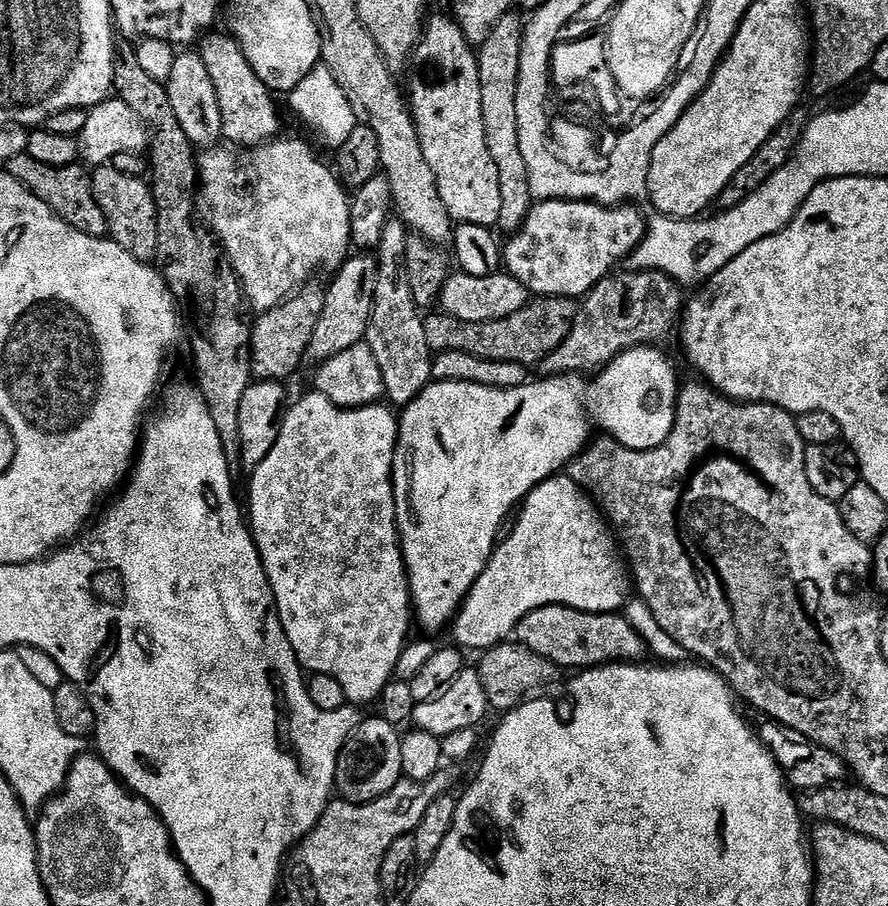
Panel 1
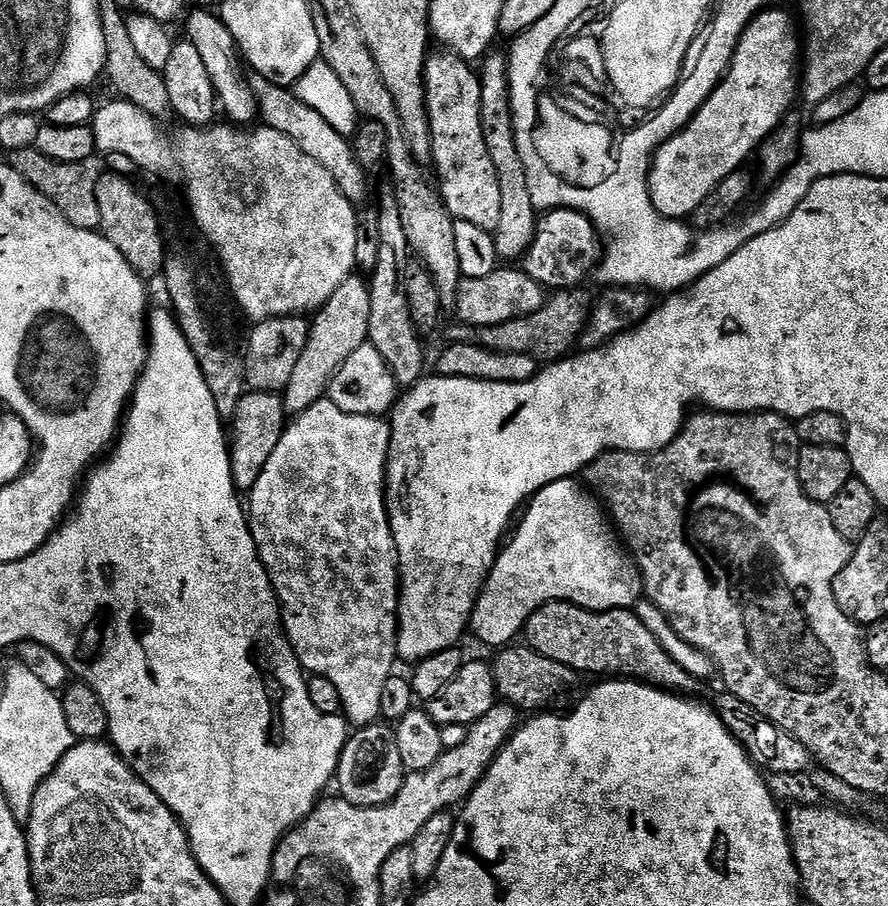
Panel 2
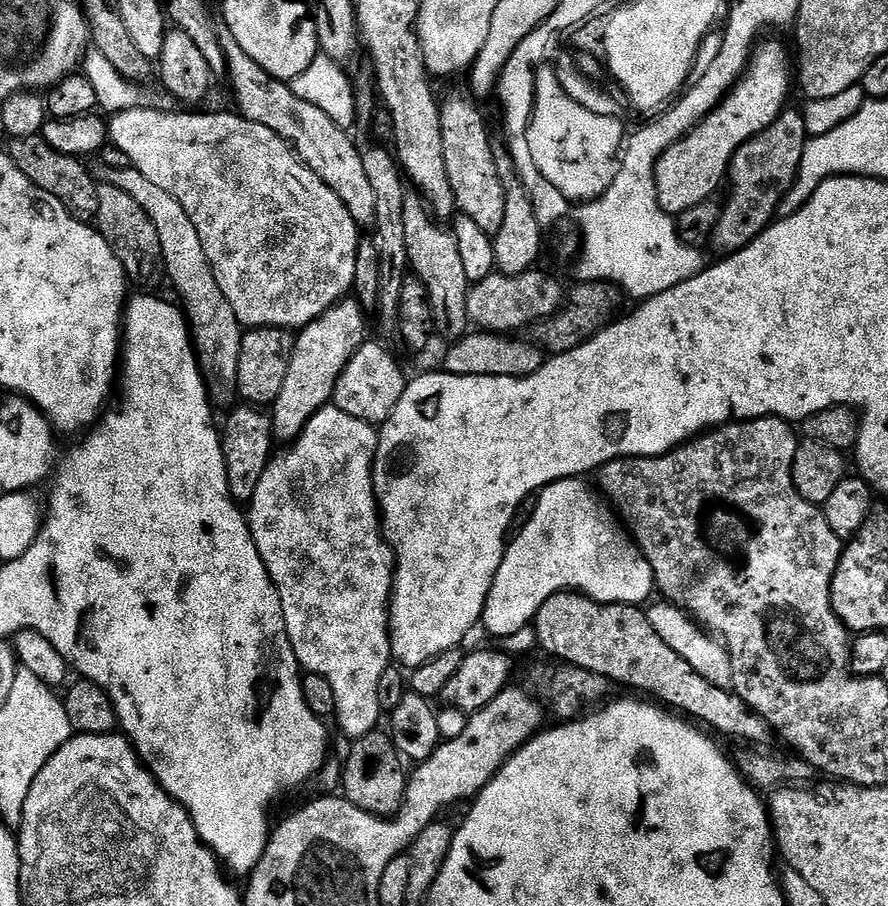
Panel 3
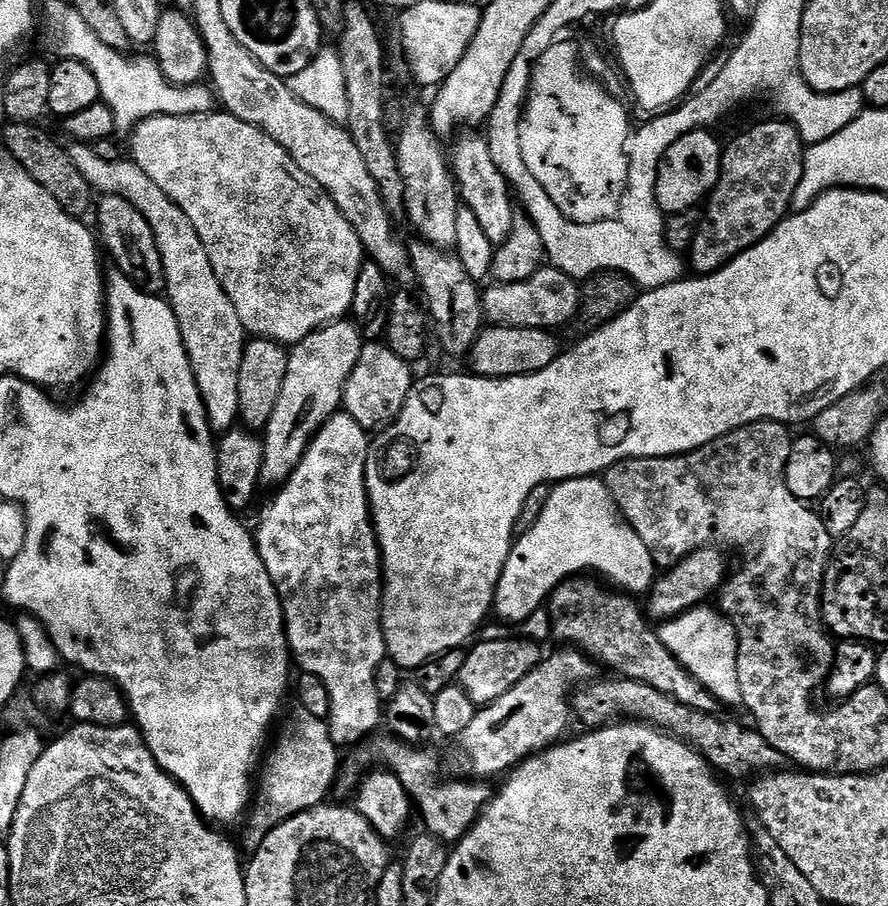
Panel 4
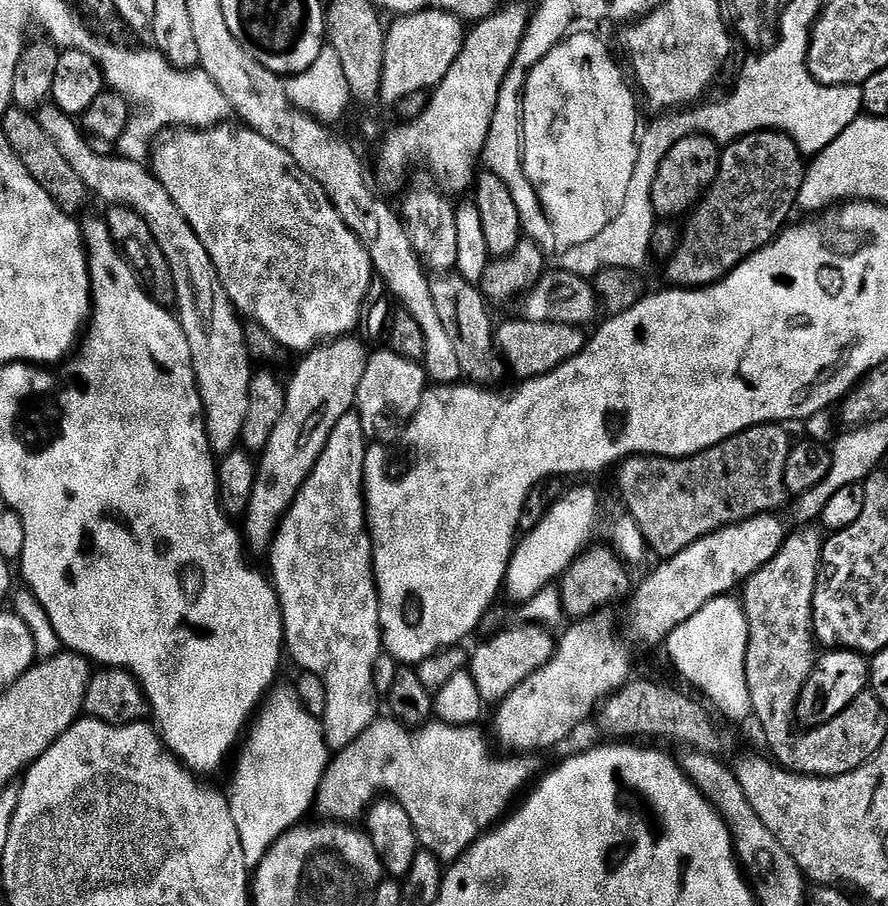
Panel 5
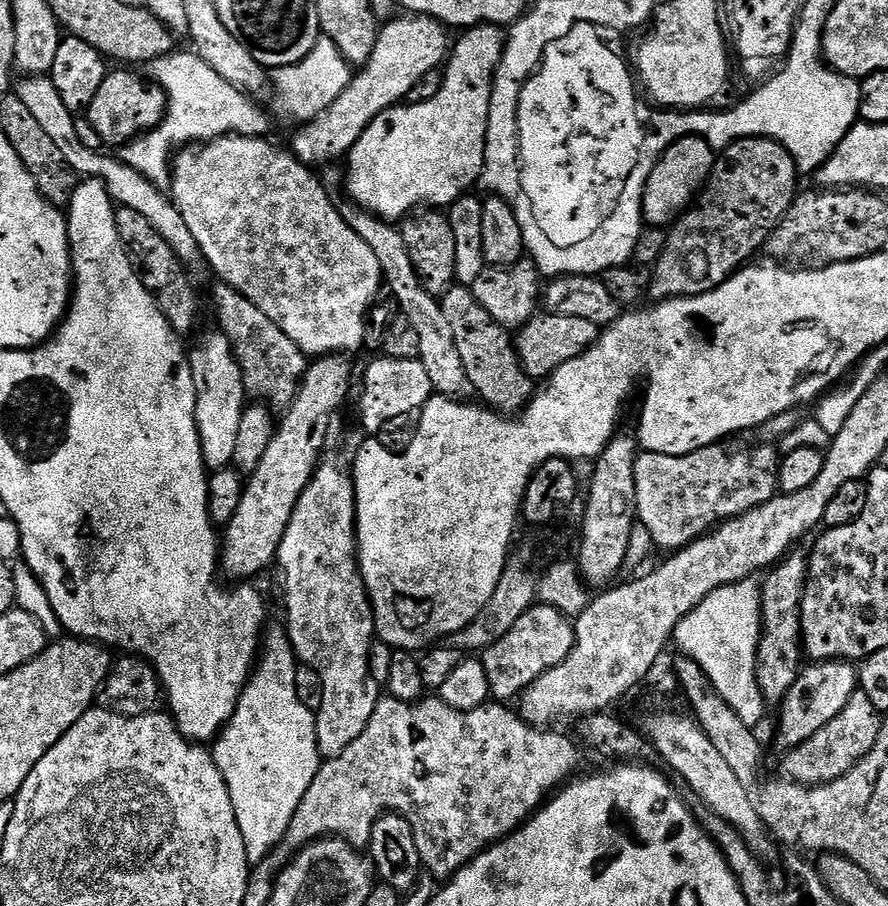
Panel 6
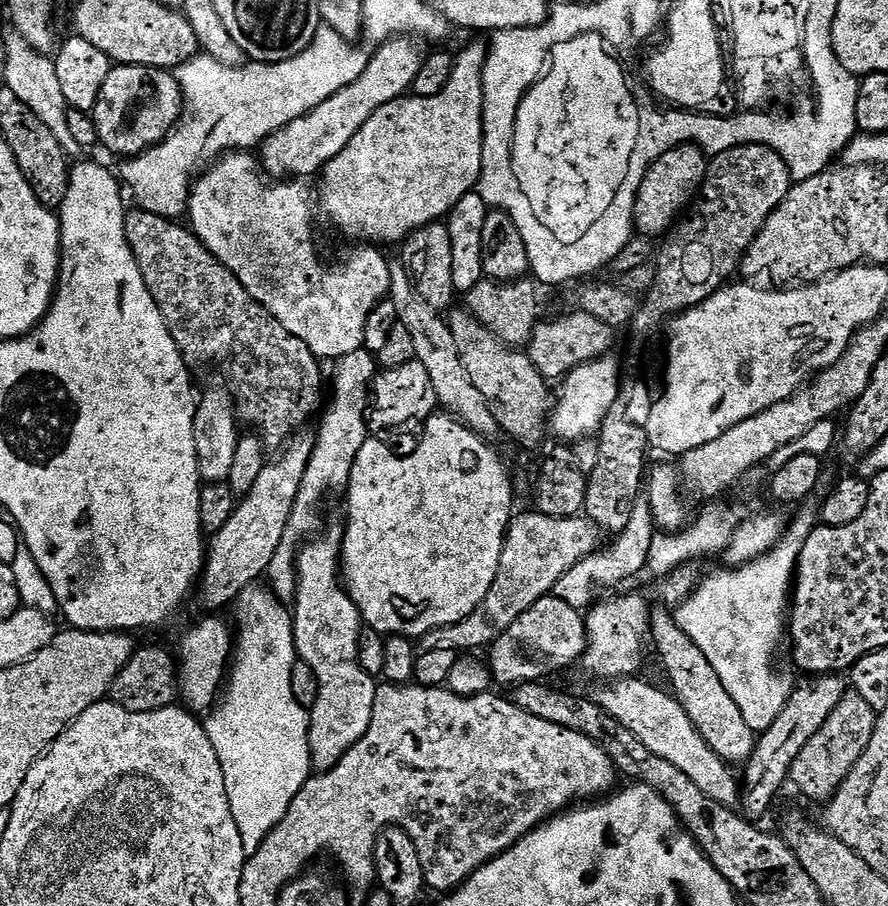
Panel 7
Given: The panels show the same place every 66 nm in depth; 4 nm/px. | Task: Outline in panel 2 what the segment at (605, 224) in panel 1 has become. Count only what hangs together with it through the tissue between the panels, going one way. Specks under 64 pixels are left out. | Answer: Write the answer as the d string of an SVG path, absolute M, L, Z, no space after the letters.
M553 208L539 217L534 242L522 258L522 271L545 290L575 288L593 275L602 255L602 237L590 217L573 208Z

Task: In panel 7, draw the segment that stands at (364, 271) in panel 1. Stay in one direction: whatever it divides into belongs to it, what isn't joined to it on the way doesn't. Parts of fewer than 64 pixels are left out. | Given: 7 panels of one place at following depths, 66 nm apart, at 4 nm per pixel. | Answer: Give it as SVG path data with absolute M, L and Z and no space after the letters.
M301 430L291 437L279 453L281 456L265 463L250 494L244 496L237 503L234 514L230 514L230 522L226 522L222 530L211 533L204 557L204 571L198 581L201 602L212 608L208 610L220 610L216 608L224 608L227 604L228 607L235 605L241 594L253 587L259 576L261 578L267 573L278 546L282 545L282 536L315 446L316 436L308 430Z

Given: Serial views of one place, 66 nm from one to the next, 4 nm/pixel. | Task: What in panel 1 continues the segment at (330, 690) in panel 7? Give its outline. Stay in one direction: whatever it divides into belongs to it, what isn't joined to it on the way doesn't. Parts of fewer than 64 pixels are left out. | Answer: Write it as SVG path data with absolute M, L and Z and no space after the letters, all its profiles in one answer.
M309 392L309 396L302 397L297 404L295 401L285 411L282 430L278 434L278 442L274 442L274 450L270 450L270 454L266 454L266 462L262 462L262 466L258 466L256 471L251 473L252 489L248 492L249 508L247 504L246 512L250 517L252 537L256 539L256 549L262 558L266 578L276 599L276 613L280 615L284 633L286 638L290 638L290 646L301 669L337 679L345 691L349 705L365 706L364 704L370 703L371 700L372 703L379 701L382 690L388 685L388 681L393 679L398 658L404 653L410 640L408 623L411 625L414 620L412 592L408 588L408 571L400 549L400 532L396 529L396 503L392 489L392 463L398 420L391 407L380 408L379 403L371 404L368 408L340 408L321 392Z

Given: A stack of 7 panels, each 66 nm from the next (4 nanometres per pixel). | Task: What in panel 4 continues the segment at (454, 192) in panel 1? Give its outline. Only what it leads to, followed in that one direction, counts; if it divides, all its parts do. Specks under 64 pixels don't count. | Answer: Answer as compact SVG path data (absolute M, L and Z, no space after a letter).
M483 135L462 137L457 142L456 149L451 149L450 163L463 207L474 210L474 218L478 218L486 238L490 238L494 246L506 242L506 238L510 238L510 226L514 226L514 214L518 208L508 179L502 174L502 170L498 170L494 154L490 154L487 139Z

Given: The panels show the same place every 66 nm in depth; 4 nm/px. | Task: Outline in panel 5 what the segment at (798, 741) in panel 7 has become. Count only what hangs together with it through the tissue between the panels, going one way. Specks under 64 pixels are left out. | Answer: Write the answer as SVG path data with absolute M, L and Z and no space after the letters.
M834 648L819 653L816 669L806 678L800 696L796 699L796 723L805 729L817 728L830 718L838 718L858 694L869 691L870 660L863 652L849 648Z

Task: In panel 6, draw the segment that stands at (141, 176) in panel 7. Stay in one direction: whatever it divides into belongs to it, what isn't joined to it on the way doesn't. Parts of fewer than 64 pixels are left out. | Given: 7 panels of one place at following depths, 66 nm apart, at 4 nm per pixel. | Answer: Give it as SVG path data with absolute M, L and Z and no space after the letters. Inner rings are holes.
M322 38L302 62L275 69L270 76L270 88L276 91L276 100L286 115L299 122L311 122L339 98L353 75L353 69L344 60L338 46L332 40ZM173 51L171 54L152 61L151 79L159 84L166 94L168 108L164 111L164 121L150 132L129 140L119 149L118 158L126 166L138 170L155 188L164 190L172 182L174 150L185 146L200 146L219 136L263 137L268 128L264 112L255 104L251 95L235 88L222 74L214 74L206 62L195 51Z

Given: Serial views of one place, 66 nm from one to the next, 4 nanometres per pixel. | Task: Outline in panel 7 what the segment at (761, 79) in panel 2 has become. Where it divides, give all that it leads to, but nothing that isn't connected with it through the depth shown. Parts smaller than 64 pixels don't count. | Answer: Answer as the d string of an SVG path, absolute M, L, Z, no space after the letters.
M680 144L666 150L648 168L642 178L642 186L636 195L634 206L634 228L641 236L660 238L680 219L700 190L700 183L708 169L709 157L699 144Z

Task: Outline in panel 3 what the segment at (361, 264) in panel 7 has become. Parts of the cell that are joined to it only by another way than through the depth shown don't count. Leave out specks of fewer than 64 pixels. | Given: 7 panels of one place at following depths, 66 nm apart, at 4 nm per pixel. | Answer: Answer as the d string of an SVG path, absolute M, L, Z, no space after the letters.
M141 106L125 112L117 112L107 121L108 139L118 150L123 150L130 158L133 168L137 168L150 182L155 182L161 190L166 190L182 202L182 210L190 214L190 222L194 222L194 230L198 230L198 238L202 238L202 250L206 250L206 258L210 258L210 266L214 270L214 278L218 278L218 290L226 294L226 302L234 309L234 318L238 318L241 329L250 328L286 328L299 330L310 322L317 320L330 306L345 299L353 291L355 278L356 251L362 239L361 229L356 227L354 218L350 218L350 210L342 206L338 194L305 166L291 146L274 130L262 126L258 122L250 122L245 116L232 112L200 112L204 110L180 110L184 112L163 112L160 108Z

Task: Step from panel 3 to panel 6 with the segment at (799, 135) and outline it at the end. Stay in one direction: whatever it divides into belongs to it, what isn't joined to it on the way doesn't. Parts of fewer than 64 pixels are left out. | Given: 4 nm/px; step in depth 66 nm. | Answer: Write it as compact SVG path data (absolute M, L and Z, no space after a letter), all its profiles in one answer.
M744 137L721 151L708 176L708 183L688 211L667 229L666 250L662 250L662 258L658 258L651 269L651 299L659 302L679 296L701 296L739 272L755 257L752 255L759 248L761 251L767 245L768 236L778 227L796 201L796 179L798 173L794 158L788 153L786 146L770 137Z

